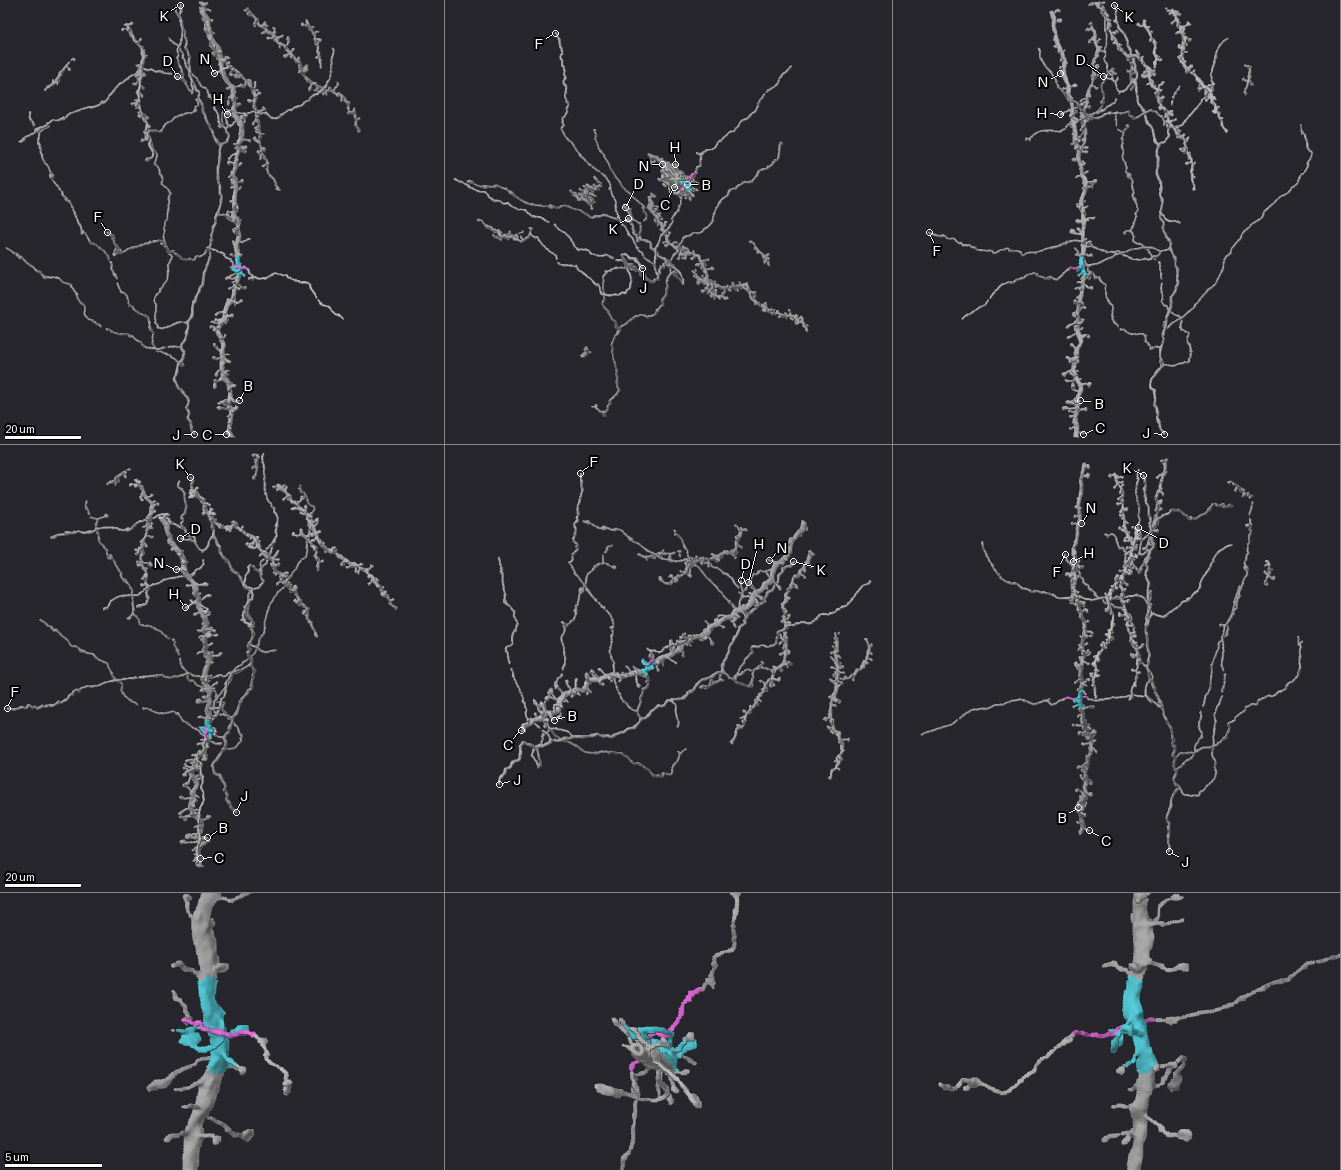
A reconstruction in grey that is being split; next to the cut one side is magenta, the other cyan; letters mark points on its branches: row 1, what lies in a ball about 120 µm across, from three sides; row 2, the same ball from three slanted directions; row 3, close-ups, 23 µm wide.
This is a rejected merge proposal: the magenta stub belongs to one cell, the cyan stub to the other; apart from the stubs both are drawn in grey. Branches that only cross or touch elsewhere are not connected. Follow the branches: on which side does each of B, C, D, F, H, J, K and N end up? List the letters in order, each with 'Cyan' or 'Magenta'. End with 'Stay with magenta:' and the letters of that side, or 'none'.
B: Cyan
C: Cyan
D: Magenta
F: Magenta
H: Cyan
J: Magenta
K: Magenta
N: Cyan
Stay with magenta: D, F, J, K

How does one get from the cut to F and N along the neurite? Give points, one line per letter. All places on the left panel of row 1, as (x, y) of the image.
F: (240, 267), (207, 247), (193, 260), (183, 260), (161, 240), (113, 254), (120, 250), (106, 232)
N: (240, 267), (234, 169), (240, 143), (240, 120), (230, 83), (220, 72), (214, 74)

